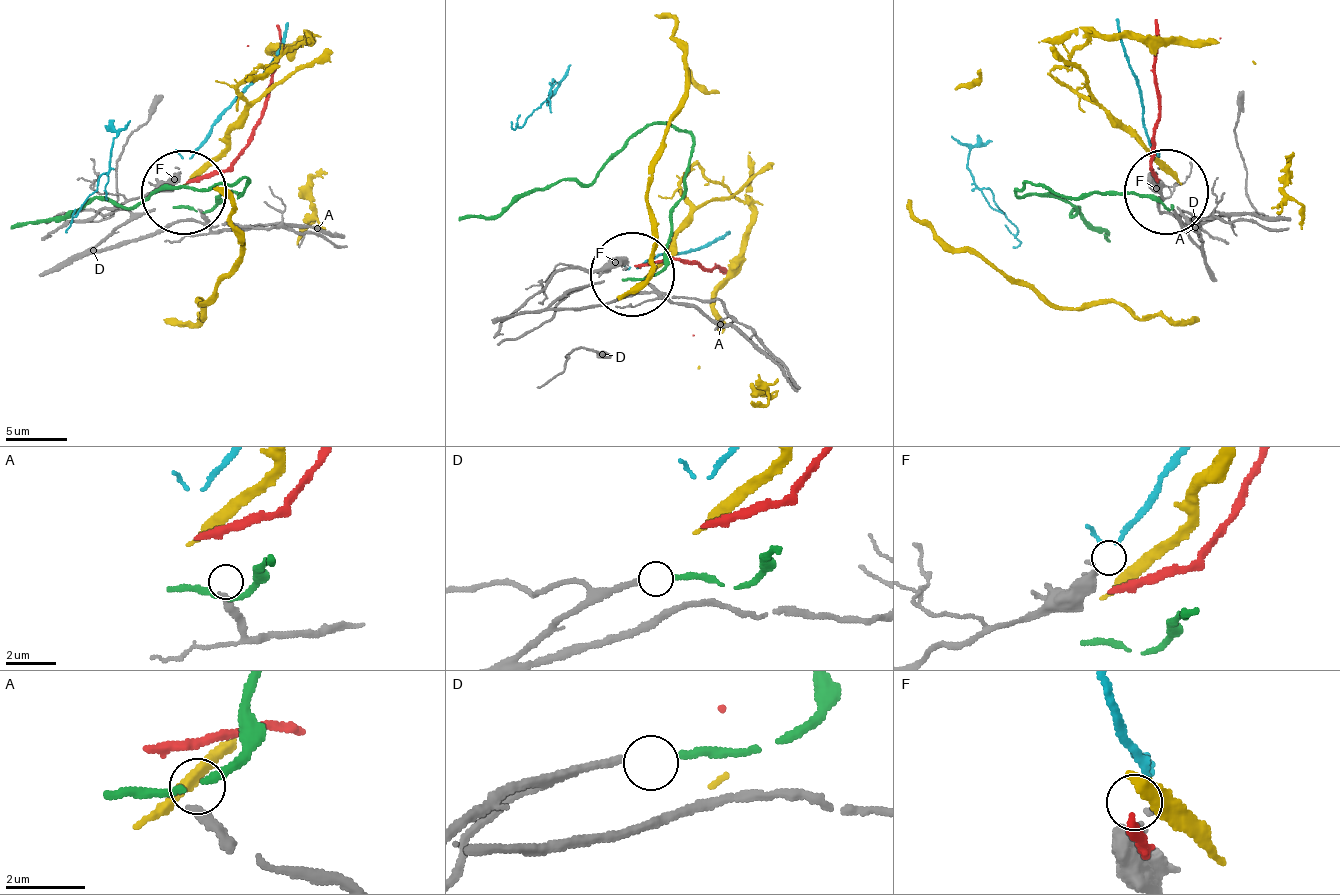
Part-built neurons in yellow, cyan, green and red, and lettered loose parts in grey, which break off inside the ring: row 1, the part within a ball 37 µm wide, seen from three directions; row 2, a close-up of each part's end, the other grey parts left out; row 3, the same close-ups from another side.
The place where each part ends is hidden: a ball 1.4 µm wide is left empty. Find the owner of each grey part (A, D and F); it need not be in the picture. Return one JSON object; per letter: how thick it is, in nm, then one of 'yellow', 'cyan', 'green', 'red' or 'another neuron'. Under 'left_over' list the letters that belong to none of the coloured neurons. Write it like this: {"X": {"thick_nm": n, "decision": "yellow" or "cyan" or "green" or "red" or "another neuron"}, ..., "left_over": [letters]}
{"A": {"thick_nm": 200, "decision": "another neuron"}, "D": {"thick_nm": 220, "decision": "green"}, "F": {"thick_nm": 420, "decision": "cyan"}, "left_over": ["A"]}

